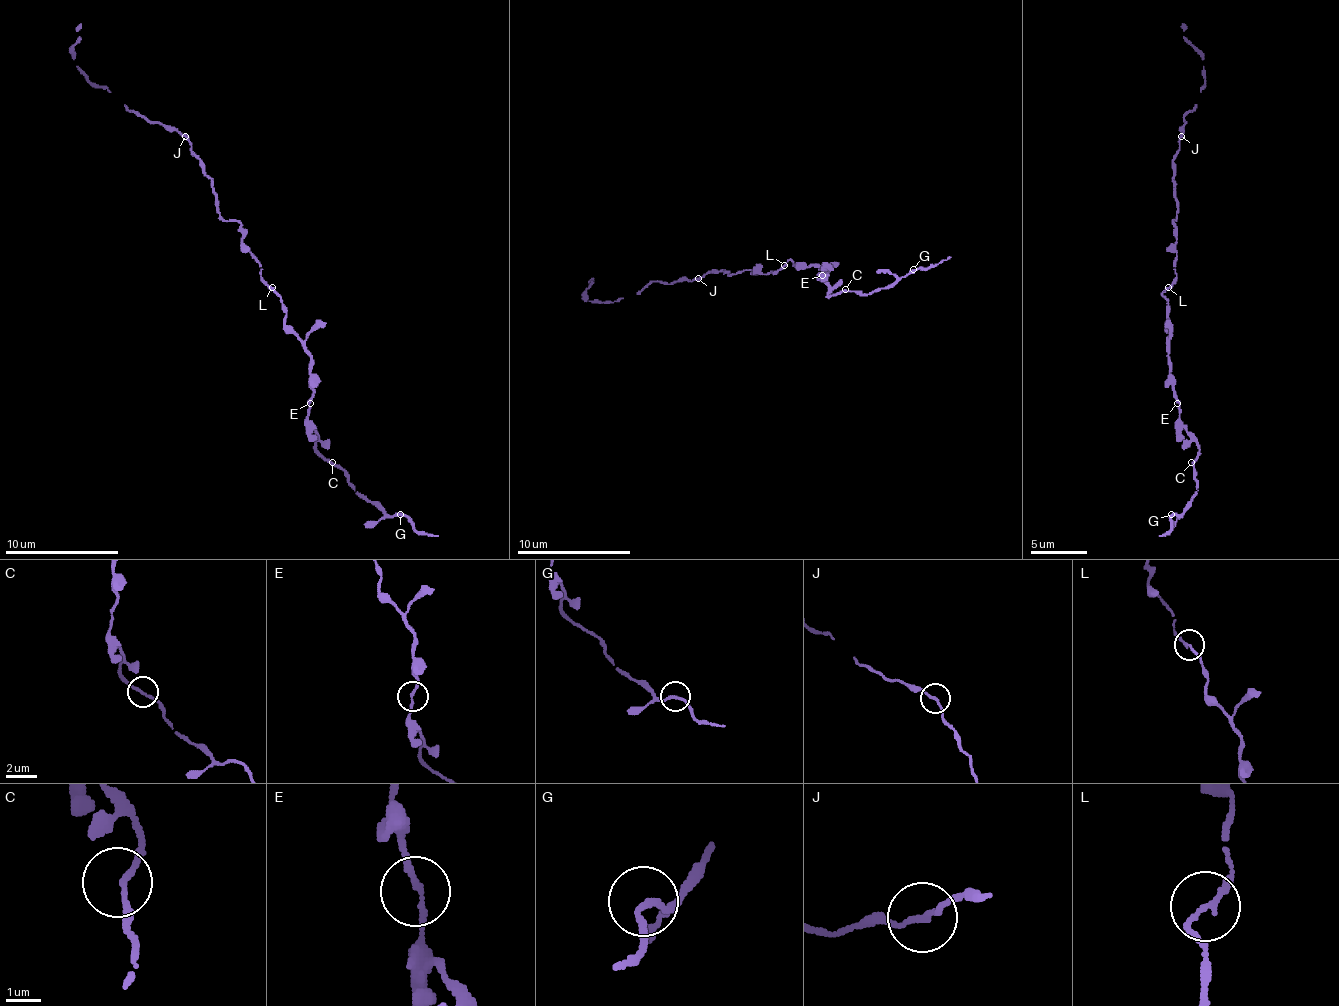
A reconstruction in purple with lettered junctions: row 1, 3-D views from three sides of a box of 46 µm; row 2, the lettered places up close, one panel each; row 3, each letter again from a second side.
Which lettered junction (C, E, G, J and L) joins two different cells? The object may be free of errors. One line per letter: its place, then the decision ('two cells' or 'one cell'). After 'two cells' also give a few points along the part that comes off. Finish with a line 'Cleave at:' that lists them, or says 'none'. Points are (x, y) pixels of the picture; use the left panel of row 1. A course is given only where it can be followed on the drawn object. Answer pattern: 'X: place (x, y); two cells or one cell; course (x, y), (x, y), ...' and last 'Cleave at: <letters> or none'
C: place (332, 462); one cell
E: place (310, 403); one cell
G: place (400, 514); one cell
J: place (185, 136); one cell
L: place (272, 287); one cell
Cleave at: none

